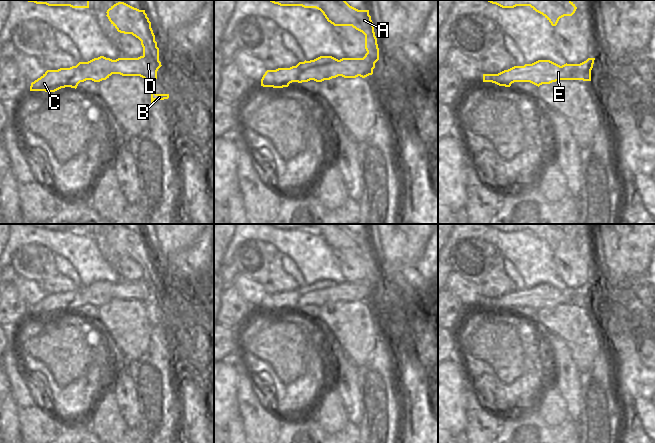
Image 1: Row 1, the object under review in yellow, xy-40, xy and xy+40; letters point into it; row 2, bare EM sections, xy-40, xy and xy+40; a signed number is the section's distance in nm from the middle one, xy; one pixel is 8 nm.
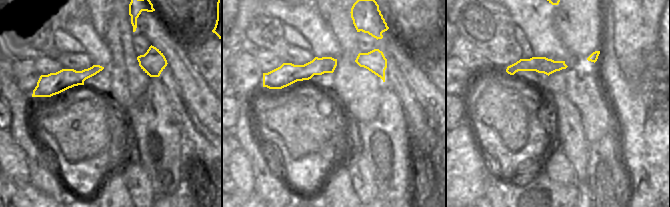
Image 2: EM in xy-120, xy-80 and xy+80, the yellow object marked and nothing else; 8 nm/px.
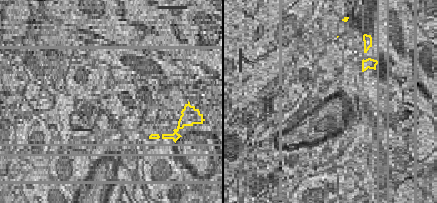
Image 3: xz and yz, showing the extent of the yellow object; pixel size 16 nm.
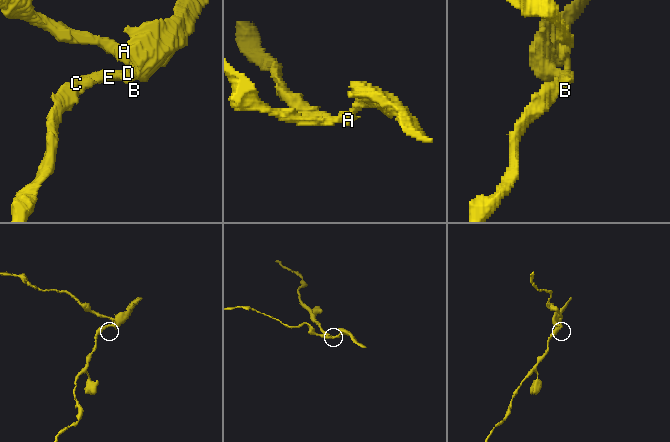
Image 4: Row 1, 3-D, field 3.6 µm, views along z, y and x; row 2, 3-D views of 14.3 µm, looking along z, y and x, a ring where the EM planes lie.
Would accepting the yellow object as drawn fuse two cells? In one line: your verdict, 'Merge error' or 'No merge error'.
Merge error

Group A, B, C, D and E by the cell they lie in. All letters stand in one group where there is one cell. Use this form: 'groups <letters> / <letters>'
groups A / B C D E

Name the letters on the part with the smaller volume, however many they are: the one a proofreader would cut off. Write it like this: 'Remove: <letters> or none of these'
Remove: A

